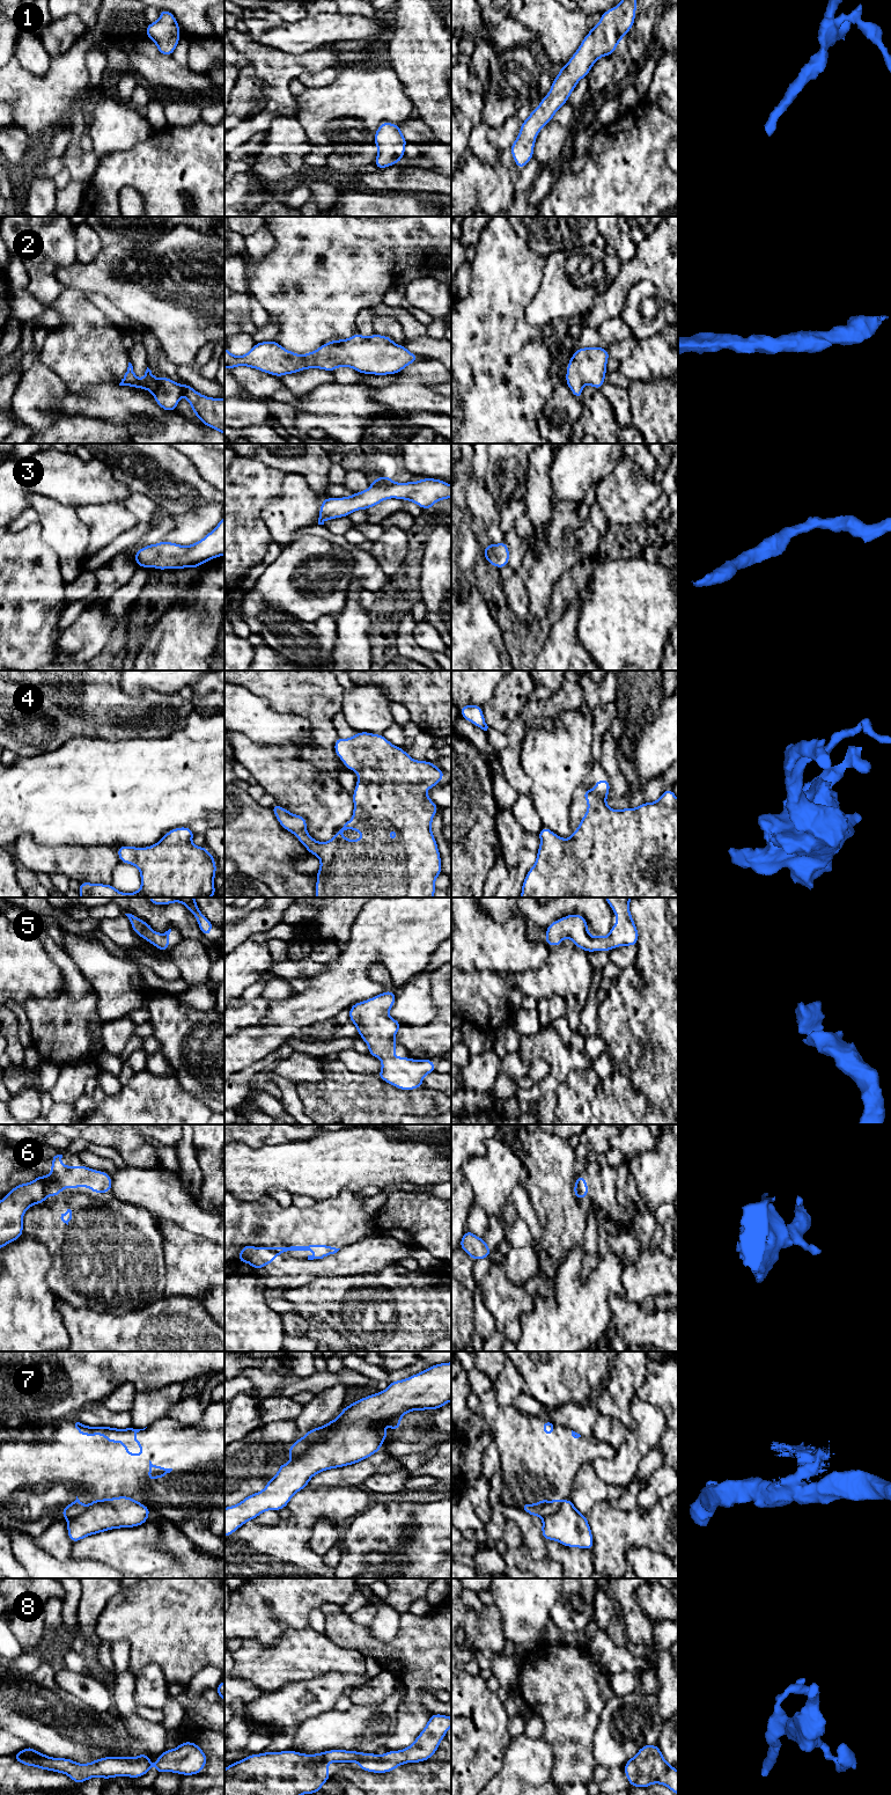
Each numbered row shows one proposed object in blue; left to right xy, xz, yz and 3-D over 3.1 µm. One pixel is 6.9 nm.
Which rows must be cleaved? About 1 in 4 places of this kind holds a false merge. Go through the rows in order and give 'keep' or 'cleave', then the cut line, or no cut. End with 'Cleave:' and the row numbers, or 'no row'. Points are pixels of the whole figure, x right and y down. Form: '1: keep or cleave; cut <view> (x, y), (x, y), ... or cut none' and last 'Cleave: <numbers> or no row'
1: keep; cut none
2: keep; cut none
3: keep; cut none
4: keep; cut none
5: keep; cut none
6: cleave; cut xy (49, 1181), (45, 1188), (45, 1196)
7: keep; cut none
8: keep; cut none
Cleave: 6

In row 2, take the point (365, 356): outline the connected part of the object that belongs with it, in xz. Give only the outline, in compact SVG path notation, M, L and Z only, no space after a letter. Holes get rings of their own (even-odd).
M355 332L351 338L330 340L317 350L305 354L296 354L282 347L275 340L256 343L255 346L244 356L234 356L224 347L224 368L248 366L264 373L281 378L303 369L319 368L333 372L336 368L351 367L361 374L389 375L400 373L406 366L418 361L417 354L411 353L405 346L392 342L391 337L373 334L363 337Z

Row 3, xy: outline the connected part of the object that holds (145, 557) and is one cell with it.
M224 516L212 532L191 545L181 545L165 540L139 549L134 555L134 561L139 567L196 569L209 559L223 555Z

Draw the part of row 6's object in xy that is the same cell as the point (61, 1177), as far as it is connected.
M62 1155L51 1158L52 1170L46 1185L46 1197L59 1196L65 1188L89 1187L91 1193L111 1193L112 1180L109 1173L91 1170L84 1165L66 1166L61 1163Z

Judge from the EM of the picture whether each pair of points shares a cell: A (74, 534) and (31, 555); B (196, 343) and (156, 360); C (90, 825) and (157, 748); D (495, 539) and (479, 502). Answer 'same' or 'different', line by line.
A: different
B: different
C: same
D: same

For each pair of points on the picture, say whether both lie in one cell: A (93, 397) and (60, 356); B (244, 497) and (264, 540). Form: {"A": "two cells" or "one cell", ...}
{"A": "two cells", "B": "one cell"}

